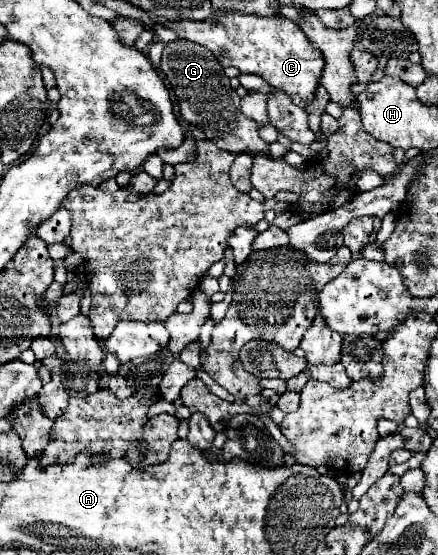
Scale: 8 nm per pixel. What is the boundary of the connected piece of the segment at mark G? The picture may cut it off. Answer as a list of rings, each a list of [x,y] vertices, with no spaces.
[[[188,39],[166,43],[158,71],[166,83],[166,89],[170,91],[172,101],[176,101],[182,119],[186,123],[198,125],[206,133],[206,139],[214,141],[220,149],[234,155],[270,155],[268,143],[264,143],[258,135],[258,123],[244,117],[244,113],[240,111],[240,97],[230,87],[230,79],[224,75],[220,61],[216,61],[216,57],[208,53],[208,49],[190,43]]]

